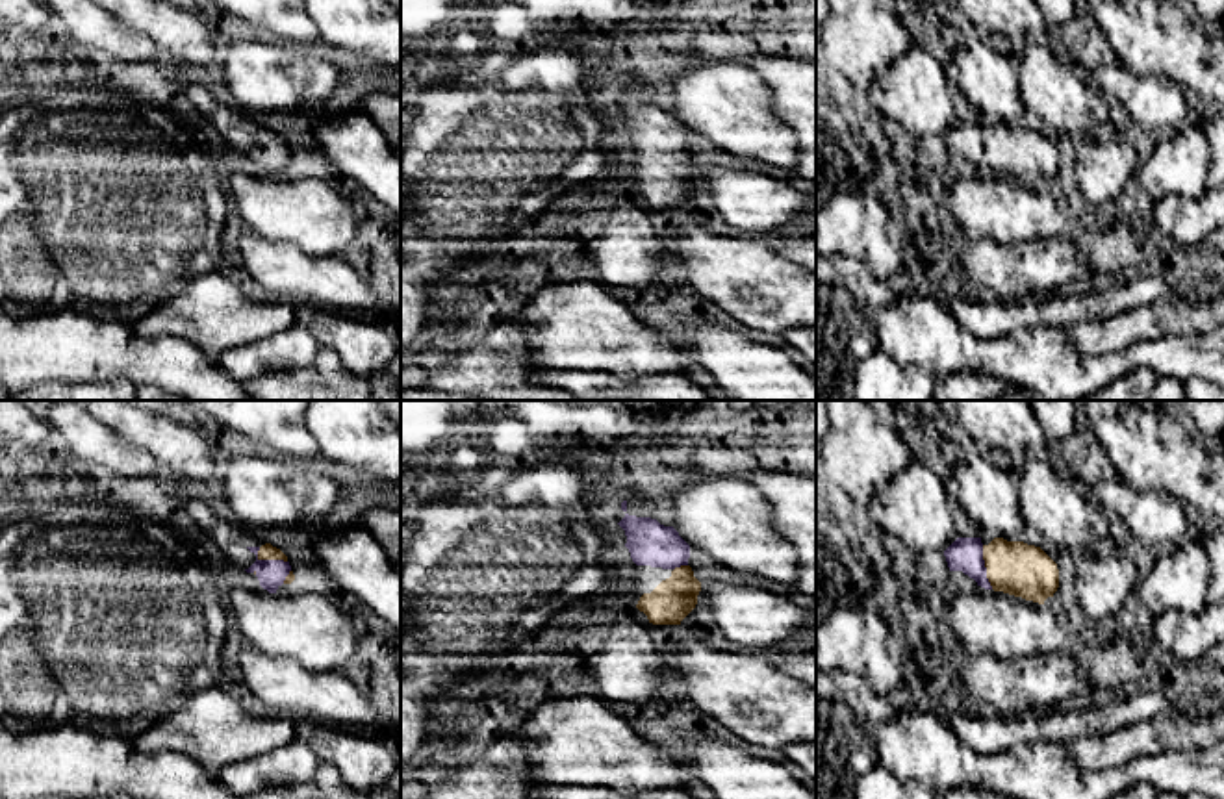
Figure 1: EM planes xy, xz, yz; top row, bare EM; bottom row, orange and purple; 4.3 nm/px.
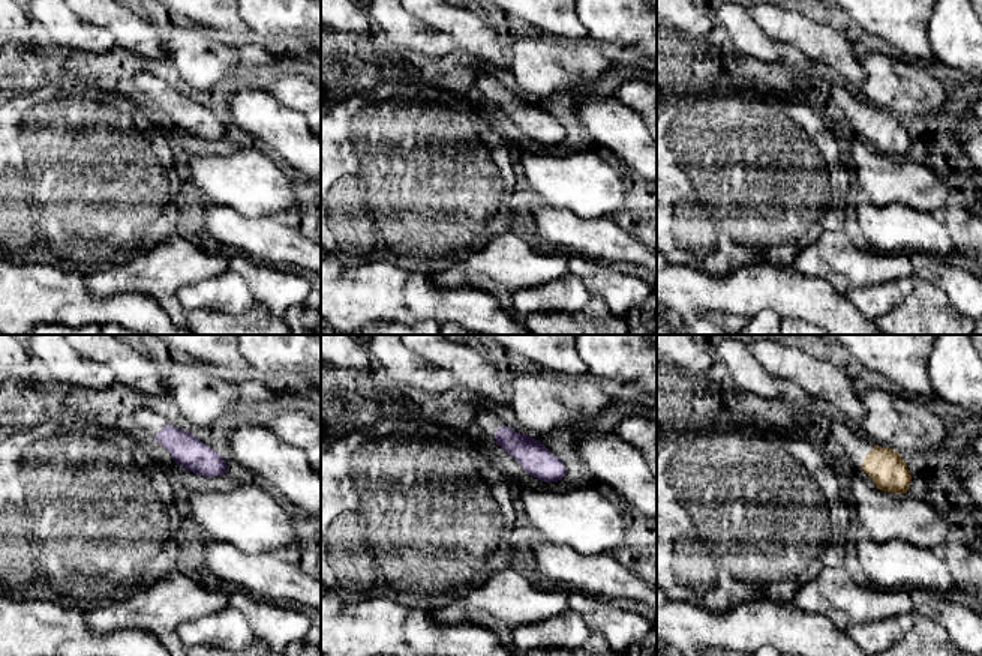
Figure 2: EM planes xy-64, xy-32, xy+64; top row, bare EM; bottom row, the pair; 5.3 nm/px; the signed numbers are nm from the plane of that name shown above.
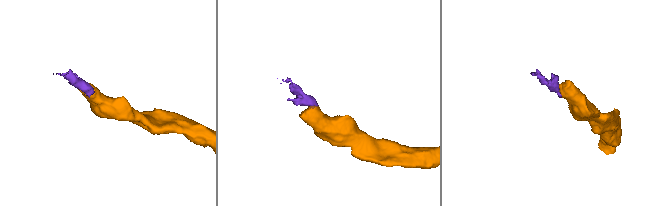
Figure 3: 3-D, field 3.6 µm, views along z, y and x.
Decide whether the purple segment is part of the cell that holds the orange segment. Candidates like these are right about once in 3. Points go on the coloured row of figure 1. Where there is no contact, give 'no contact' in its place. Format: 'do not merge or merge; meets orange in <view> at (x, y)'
merge; meets orange in yz at (985, 566)

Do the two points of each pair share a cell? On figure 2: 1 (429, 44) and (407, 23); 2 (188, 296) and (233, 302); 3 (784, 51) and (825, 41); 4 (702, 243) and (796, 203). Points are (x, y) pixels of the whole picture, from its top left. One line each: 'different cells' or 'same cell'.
1: same cell
2: same cell
3: different cells
4: same cell

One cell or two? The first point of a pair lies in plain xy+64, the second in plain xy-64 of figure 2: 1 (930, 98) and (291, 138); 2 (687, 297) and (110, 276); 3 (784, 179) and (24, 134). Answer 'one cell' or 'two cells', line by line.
1: two cells
2: two cells
3: one cell

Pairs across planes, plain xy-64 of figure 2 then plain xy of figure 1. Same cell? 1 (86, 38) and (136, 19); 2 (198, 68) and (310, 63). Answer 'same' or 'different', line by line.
1: different
2: same

